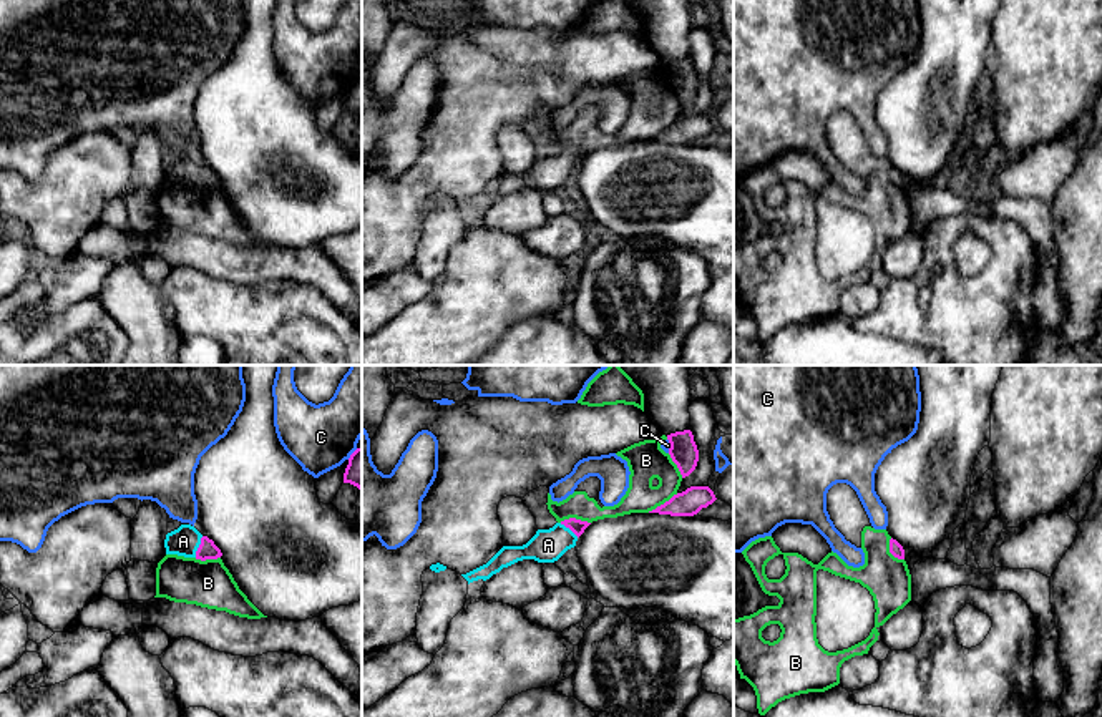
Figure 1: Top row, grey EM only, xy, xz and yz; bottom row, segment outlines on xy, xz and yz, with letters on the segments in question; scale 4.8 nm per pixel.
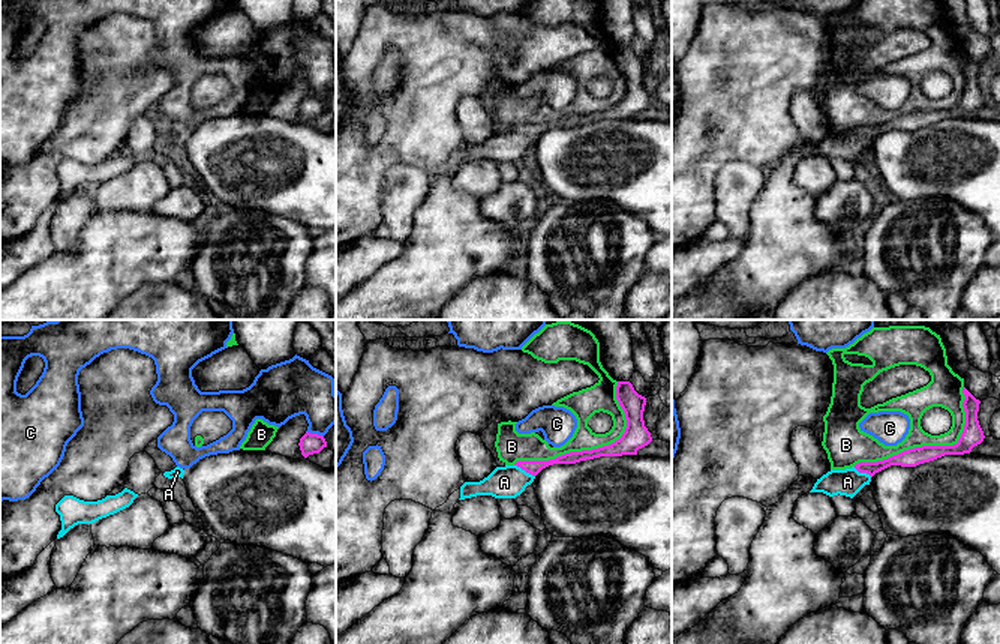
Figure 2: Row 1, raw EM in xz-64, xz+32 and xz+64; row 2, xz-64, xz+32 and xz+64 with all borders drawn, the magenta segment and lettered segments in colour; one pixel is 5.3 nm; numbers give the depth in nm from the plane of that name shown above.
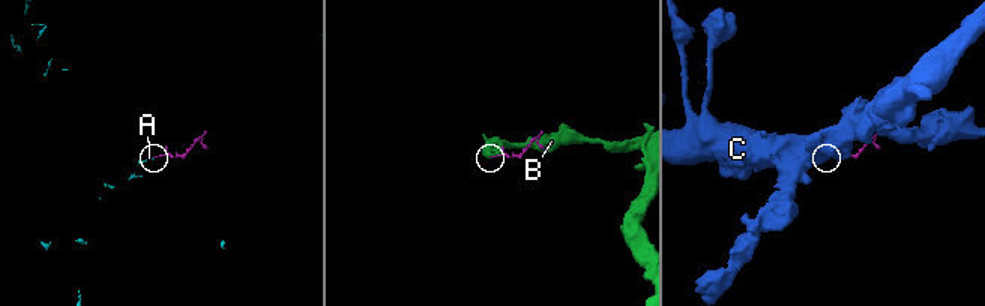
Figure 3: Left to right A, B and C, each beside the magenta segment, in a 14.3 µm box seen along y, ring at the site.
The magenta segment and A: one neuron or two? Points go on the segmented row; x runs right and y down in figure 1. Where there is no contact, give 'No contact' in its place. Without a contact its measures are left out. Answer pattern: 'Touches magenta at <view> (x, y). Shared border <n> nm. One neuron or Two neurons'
Touches magenta at xy (199, 546). Shared border 110 nm. One neuron

